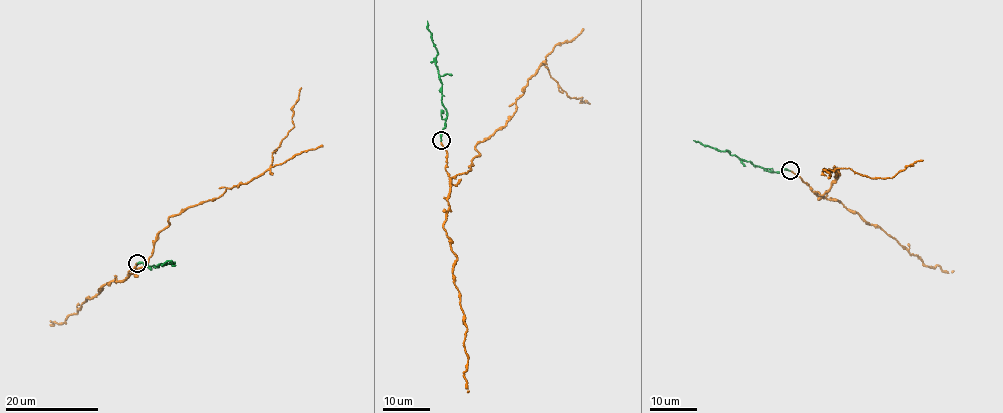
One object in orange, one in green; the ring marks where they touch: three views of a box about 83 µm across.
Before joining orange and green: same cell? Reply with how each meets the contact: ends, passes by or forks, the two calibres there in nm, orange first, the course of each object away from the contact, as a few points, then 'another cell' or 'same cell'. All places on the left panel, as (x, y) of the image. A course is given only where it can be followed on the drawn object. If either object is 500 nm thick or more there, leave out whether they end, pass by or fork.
orange ends | green ends | 200/190 nm | orange via (137, 263), (130, 274), (144, 268), (168, 217), (268, 169), (272, 152), (293, 126), (292, 108), (301, 87) | green via (137, 263), (154, 267), (171, 261), (175, 265) | same cell

